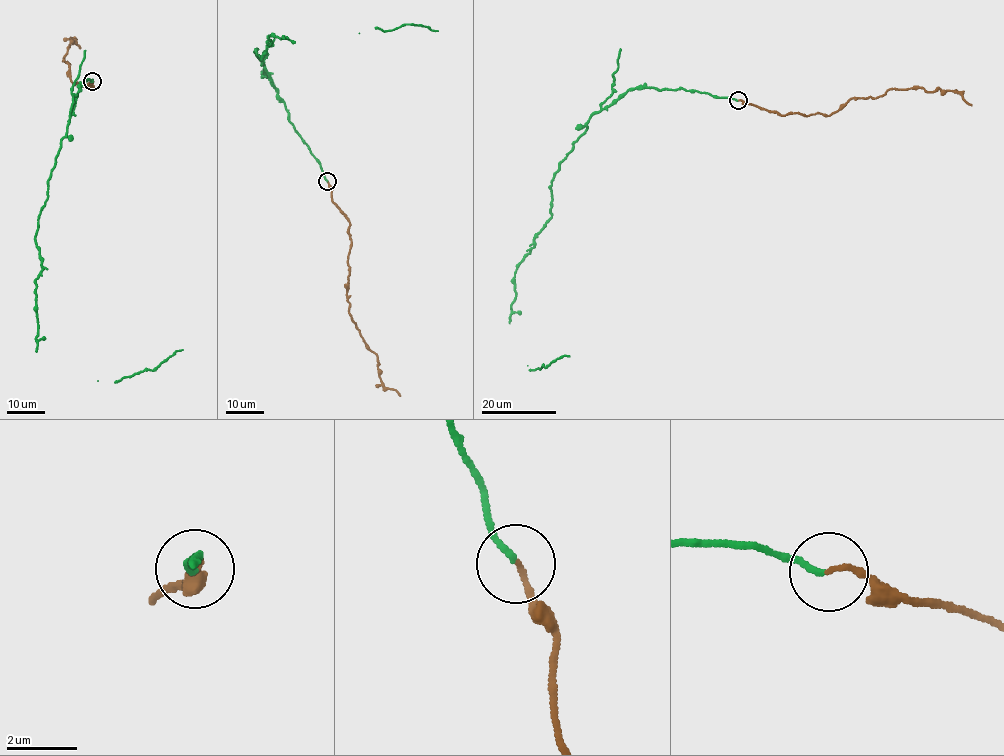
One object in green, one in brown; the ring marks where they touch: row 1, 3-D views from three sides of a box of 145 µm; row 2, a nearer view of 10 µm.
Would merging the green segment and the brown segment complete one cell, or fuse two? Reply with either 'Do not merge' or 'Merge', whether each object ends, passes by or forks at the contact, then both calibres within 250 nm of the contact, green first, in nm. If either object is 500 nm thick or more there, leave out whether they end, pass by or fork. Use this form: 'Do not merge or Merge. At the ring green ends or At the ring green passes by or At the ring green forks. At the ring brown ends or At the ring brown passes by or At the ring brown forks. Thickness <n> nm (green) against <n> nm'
Merge. At the ring green ends. At the ring brown ends. Thickness 160 nm (green) against 150 nm

